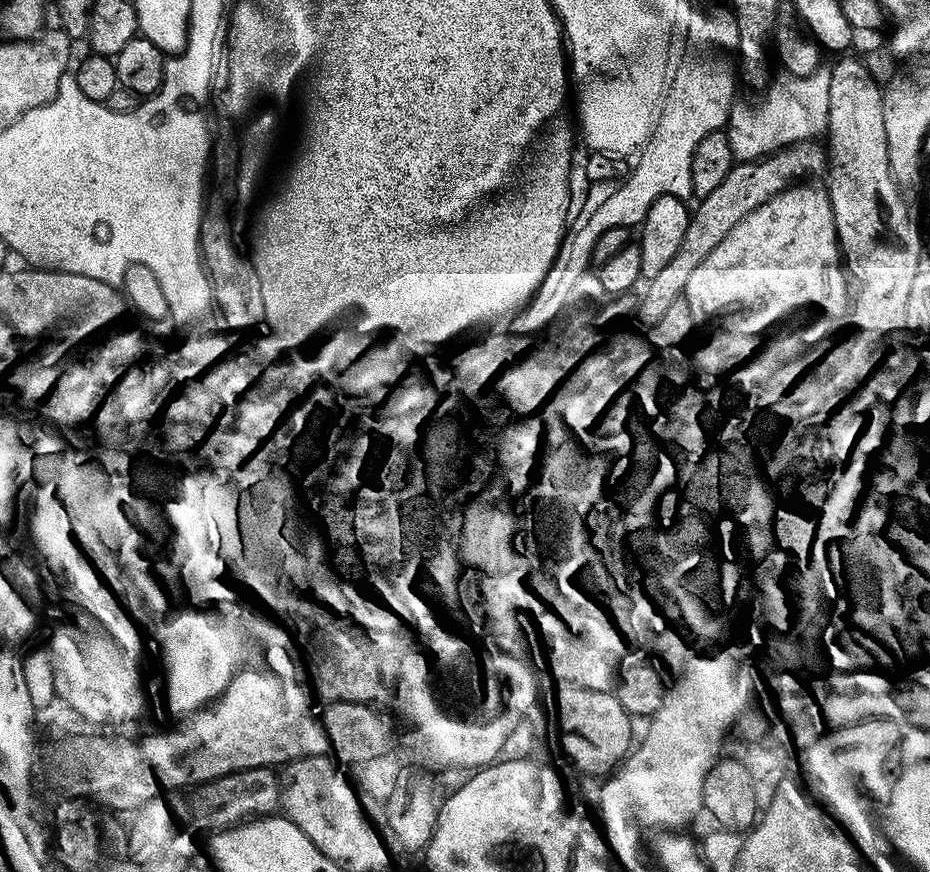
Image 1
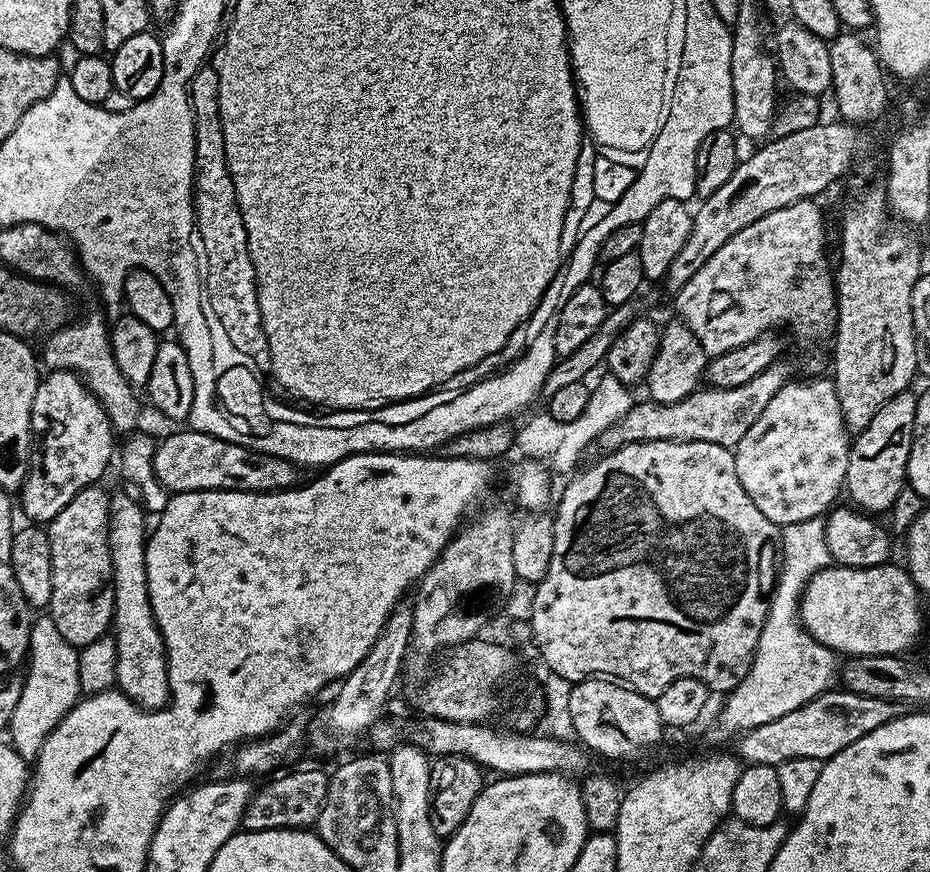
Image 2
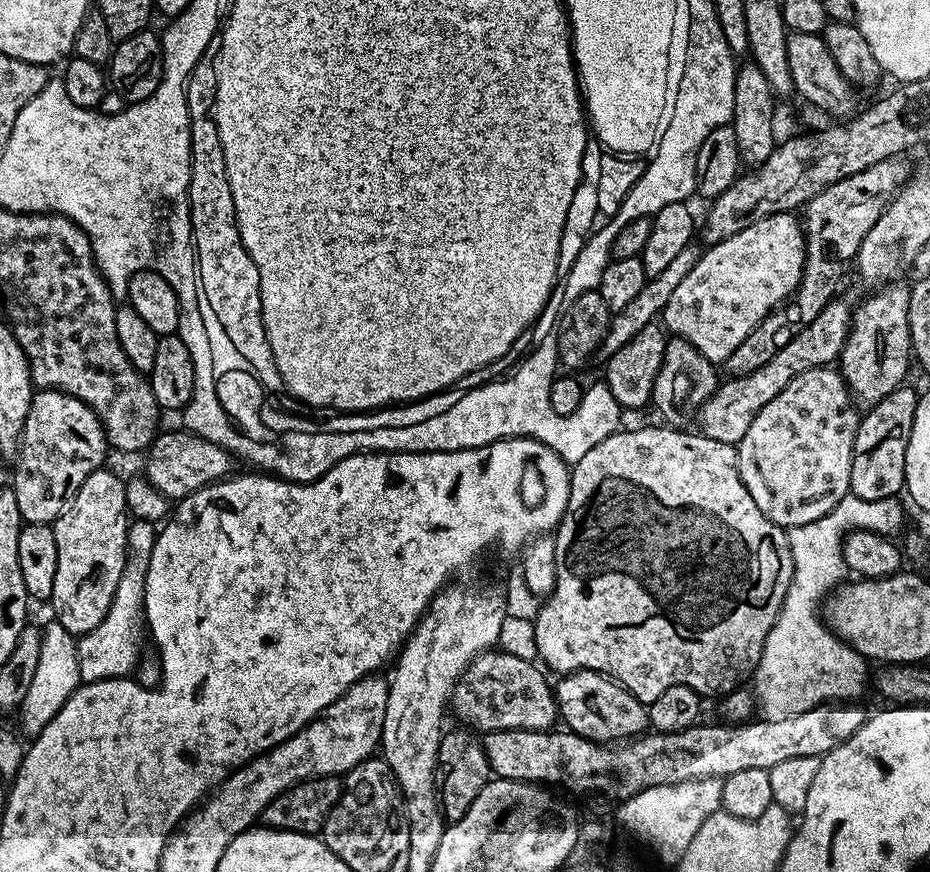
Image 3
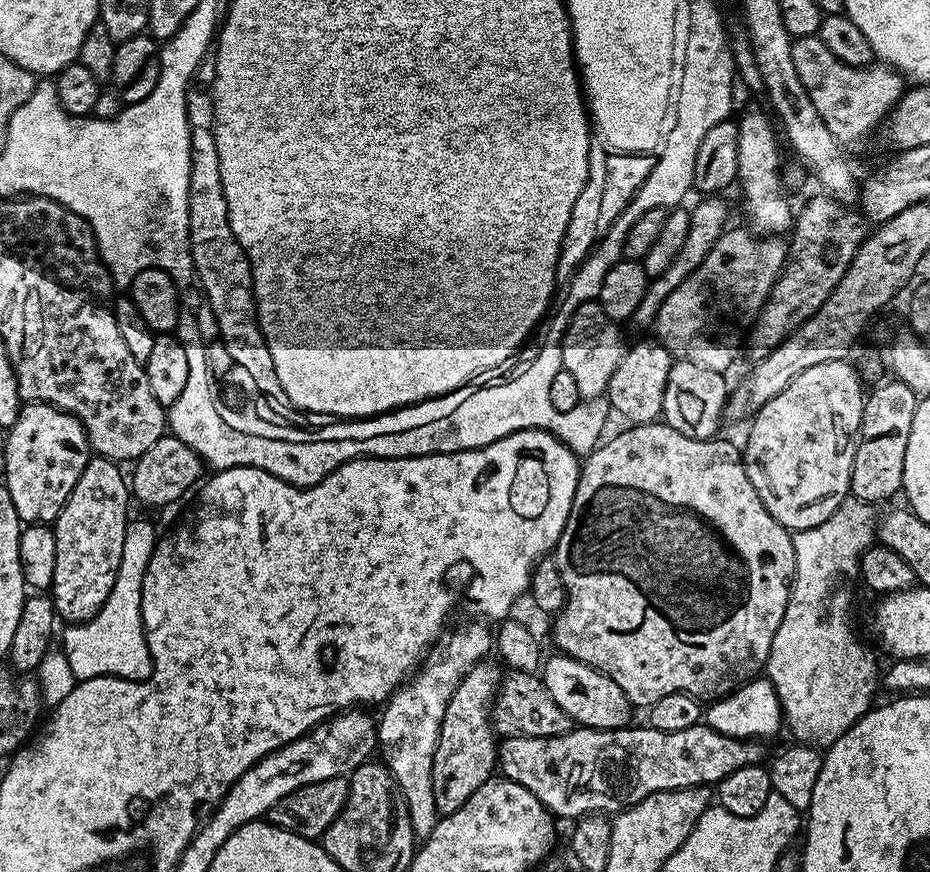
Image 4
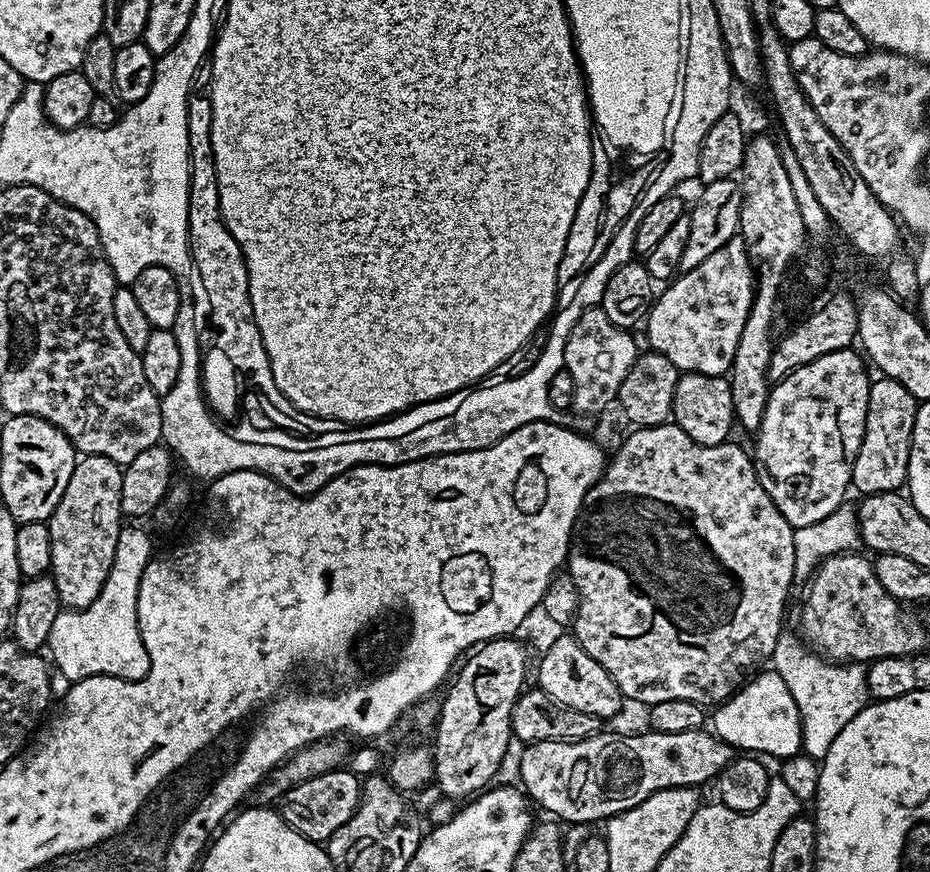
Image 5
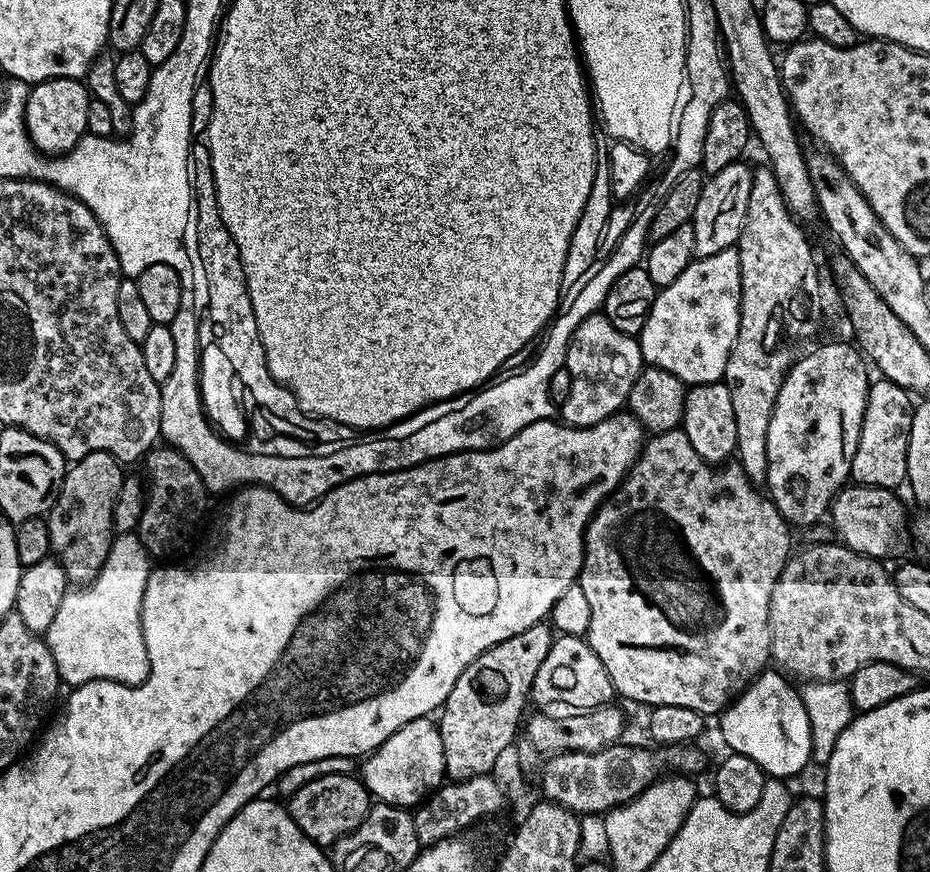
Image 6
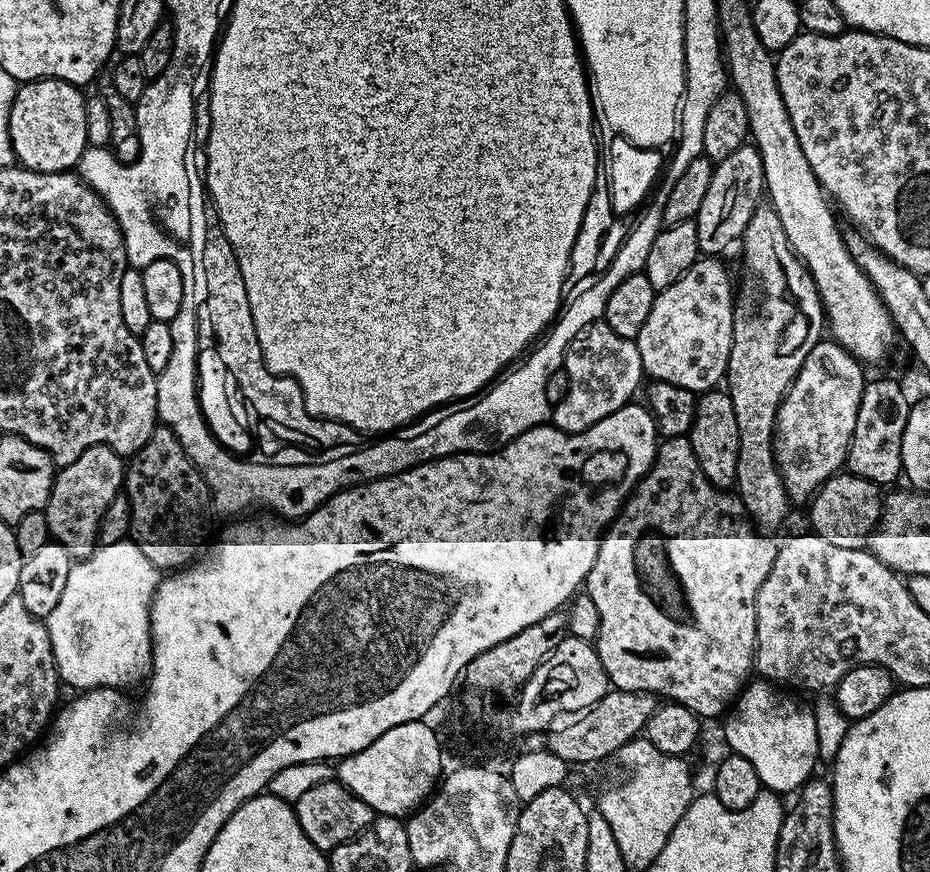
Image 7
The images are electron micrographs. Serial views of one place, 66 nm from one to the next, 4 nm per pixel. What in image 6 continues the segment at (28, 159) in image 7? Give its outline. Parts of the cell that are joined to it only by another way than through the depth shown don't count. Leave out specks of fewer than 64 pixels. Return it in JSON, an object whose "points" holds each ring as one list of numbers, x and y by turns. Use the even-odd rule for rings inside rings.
{"points":[[59,76,31,85,26,123,33,145,48,154,63,154,70,151,88,131,86,110,89,99,88,85,80,78,71,80]]}

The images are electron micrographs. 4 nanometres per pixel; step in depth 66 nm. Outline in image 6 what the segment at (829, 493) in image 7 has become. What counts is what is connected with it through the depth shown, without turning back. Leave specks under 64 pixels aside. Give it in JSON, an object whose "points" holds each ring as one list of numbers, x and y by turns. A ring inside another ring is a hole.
{"points":[[853,483,845,486,836,493,832,499,830,520,832,516,832,528,836,531,835,539,844,547,854,550,863,556,873,558,885,558,904,540,904,504,896,497,897,493,891,488,879,488,878,486,866,486]]}

